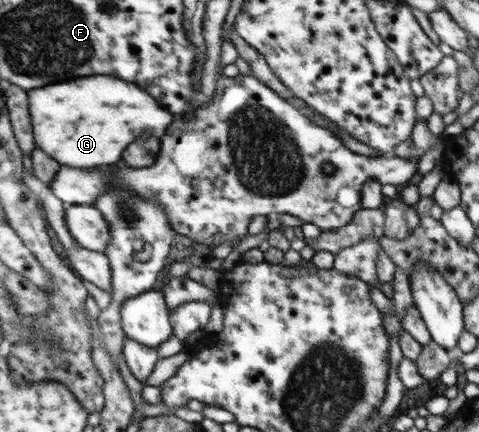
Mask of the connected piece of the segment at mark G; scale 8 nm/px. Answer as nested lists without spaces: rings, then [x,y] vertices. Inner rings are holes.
[[[94,75],[94,79],[76,79],[72,83],[58,83],[34,89],[30,91],[30,107],[38,147],[68,167],[88,167],[88,169],[96,165],[112,165],[122,161],[124,151],[138,137],[154,135],[154,131],[156,137],[164,137],[168,127],[174,125],[174,119],[178,119],[174,113],[168,113],[168,109],[162,107],[158,99],[146,93],[142,87],[110,75]]]

